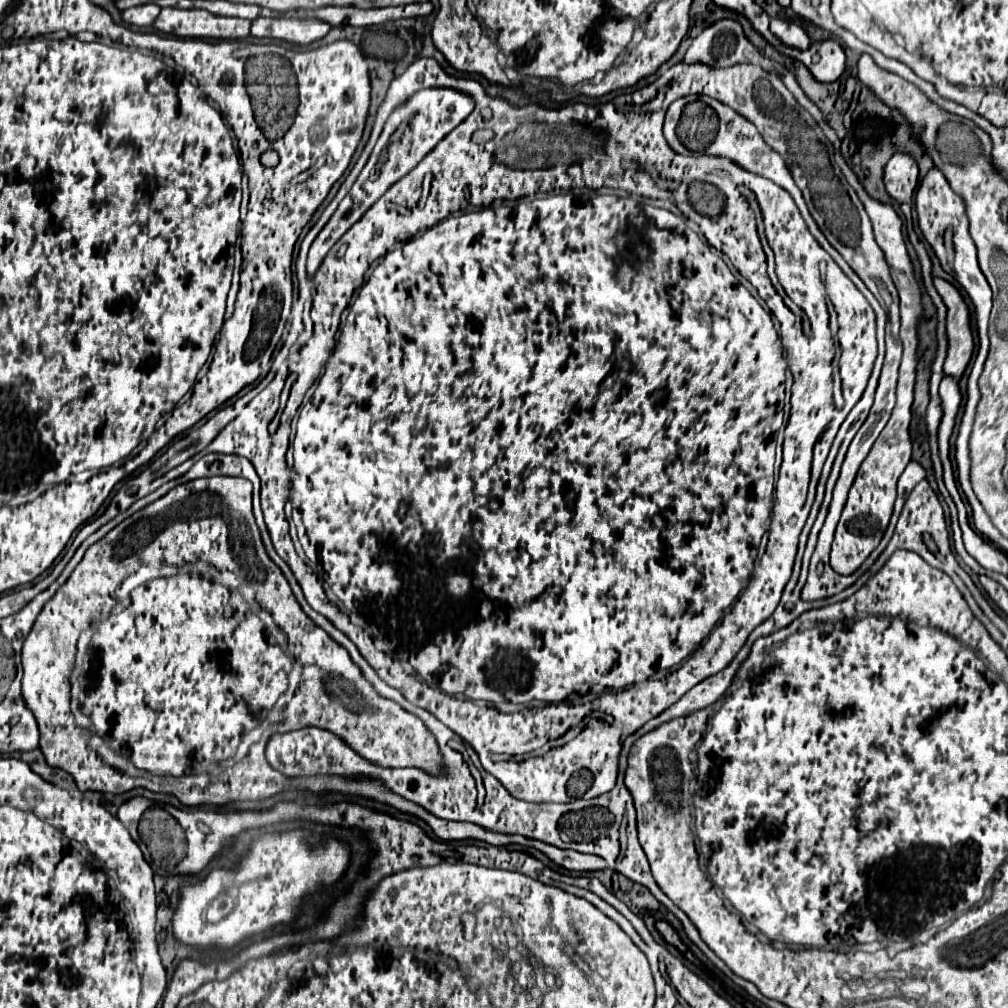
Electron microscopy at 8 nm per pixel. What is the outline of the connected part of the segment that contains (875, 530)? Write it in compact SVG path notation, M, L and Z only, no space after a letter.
M907 419L907 427L891 427L891 431L883 429L869 455L861 463L831 547L831 567L839 575L851 575L853 571L857 571L861 563L869 557L869 553L879 545L889 525L893 503L897 497L897 479L901 477L907 463L912 460L913 443L909 437L909 423L911 419Z

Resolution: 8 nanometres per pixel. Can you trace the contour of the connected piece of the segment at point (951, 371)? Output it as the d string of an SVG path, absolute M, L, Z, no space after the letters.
M935 277L933 285L937 293L943 297L943 303L947 305L947 337L949 337L949 351L943 365L945 375L961 377L965 371L971 355L973 355L973 333L971 333L971 319L969 319L969 307L963 299L963 295L953 287L949 281Z

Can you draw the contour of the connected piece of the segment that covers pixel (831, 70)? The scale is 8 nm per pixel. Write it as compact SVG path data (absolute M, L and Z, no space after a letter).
M833 39L811 43L811 47L805 51L791 49L785 45L781 53L791 55L793 59L799 59L801 63L805 63L805 67L809 67L809 71L823 83L839 79L839 75L845 69L845 51Z

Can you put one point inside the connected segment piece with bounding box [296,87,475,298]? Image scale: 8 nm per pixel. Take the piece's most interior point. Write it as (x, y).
(415, 127)

